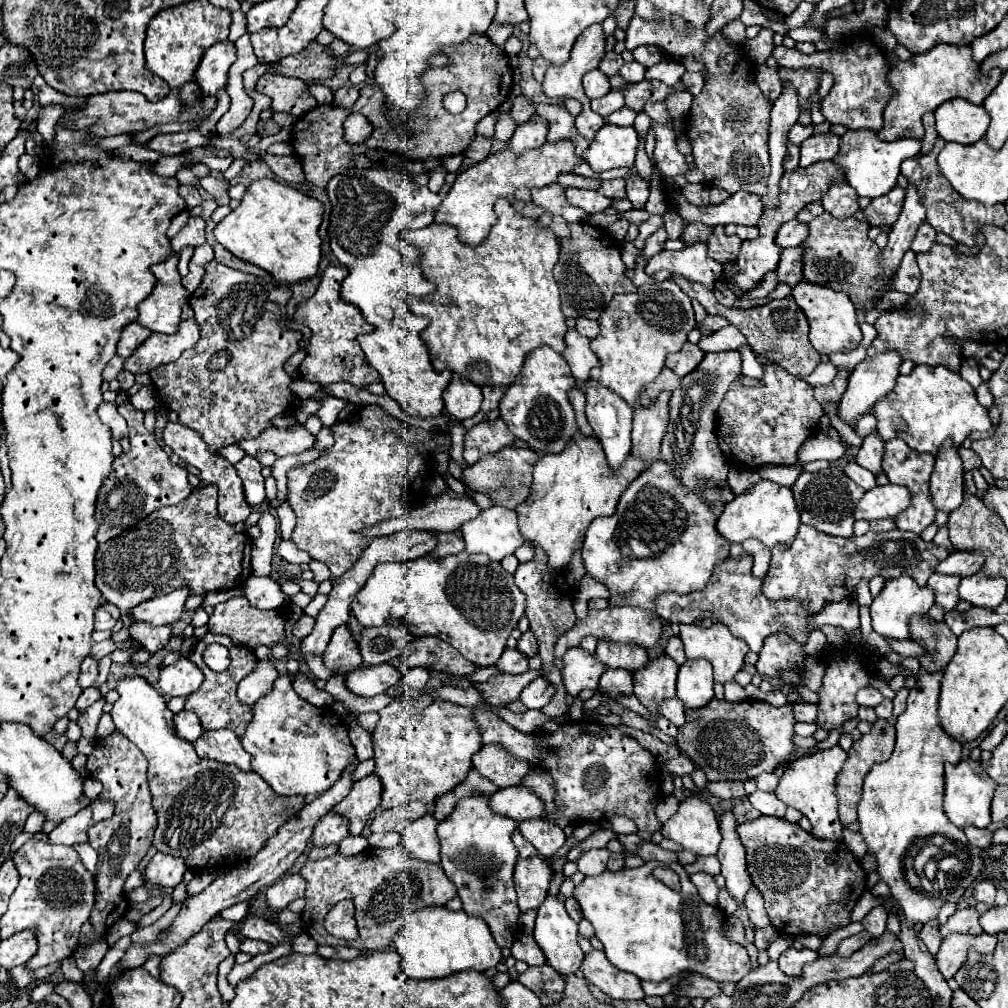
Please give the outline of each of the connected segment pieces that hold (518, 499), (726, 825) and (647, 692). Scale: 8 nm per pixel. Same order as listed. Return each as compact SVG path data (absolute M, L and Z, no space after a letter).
M508 445L504 449L500 449L496 455L486 455L484 459L476 461L474 465L468 465L464 469L464 483L474 489L480 491L484 495L488 495L496 505L514 509L516 505L524 503L526 497L530 495L530 485L532 485L532 469L536 465L536 461L540 459L538 453L534 453L528 447L514 447Z
M724 813L720 821L722 843L718 859L722 863L722 875L726 877L726 889L736 899L738 905L744 905L744 897L752 887L750 875L746 871L746 851L736 835L736 819L732 813Z
M666 655L650 661L644 671L636 671L634 675L634 695L648 709L648 733L656 735L664 743L674 743L674 739L656 727L656 717L660 717L660 703L676 695L676 675L678 667L672 663L672 659L666 659Z

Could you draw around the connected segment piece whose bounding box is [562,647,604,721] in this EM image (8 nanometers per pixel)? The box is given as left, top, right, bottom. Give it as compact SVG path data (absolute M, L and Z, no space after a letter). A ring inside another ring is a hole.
M582 647L568 649L566 655L562 657L562 661L564 661L564 669L562 669L564 685L566 685L566 691L574 699L568 714L572 721L580 721L583 716L581 706L583 703L578 695L582 689L594 689L596 691L598 679L604 673L604 667L600 667L600 661L594 655L588 655Z

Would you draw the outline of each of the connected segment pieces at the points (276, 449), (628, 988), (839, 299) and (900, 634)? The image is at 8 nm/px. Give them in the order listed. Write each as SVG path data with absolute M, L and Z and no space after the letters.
M292 425L288 429L270 427L254 439L244 439L238 443L248 455L258 455L260 451L270 451L276 457L298 455L314 445L314 435L304 429L304 425Z
M592 951L582 963L584 977L596 985L610 999L644 999L640 979L632 973L618 971L604 955L604 951Z
M800 281L792 289L792 297L796 303L804 309L808 323L810 323L810 343L818 353L842 353L842 351L852 351L860 345L862 341L862 331L856 321L856 309L854 303L846 293L836 293L828 287L820 287L814 283L804 283Z
M908 575L900 579L888 579L882 593L872 601L872 627L884 639L910 639L910 617L912 615L926 615L928 609L934 605L934 595L930 587L916 587Z

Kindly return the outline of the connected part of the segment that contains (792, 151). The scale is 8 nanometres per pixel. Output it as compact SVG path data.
M788 145L788 155L784 159L784 171L794 171L798 167L798 145Z

